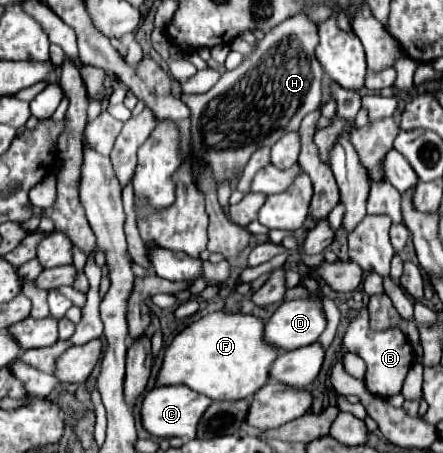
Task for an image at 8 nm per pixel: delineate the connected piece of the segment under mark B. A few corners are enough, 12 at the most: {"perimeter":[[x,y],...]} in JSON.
{"perimeter":[[363,304],[343,346],[367,364],[373,396],[401,392],[413,346],[399,328],[375,332]]}

